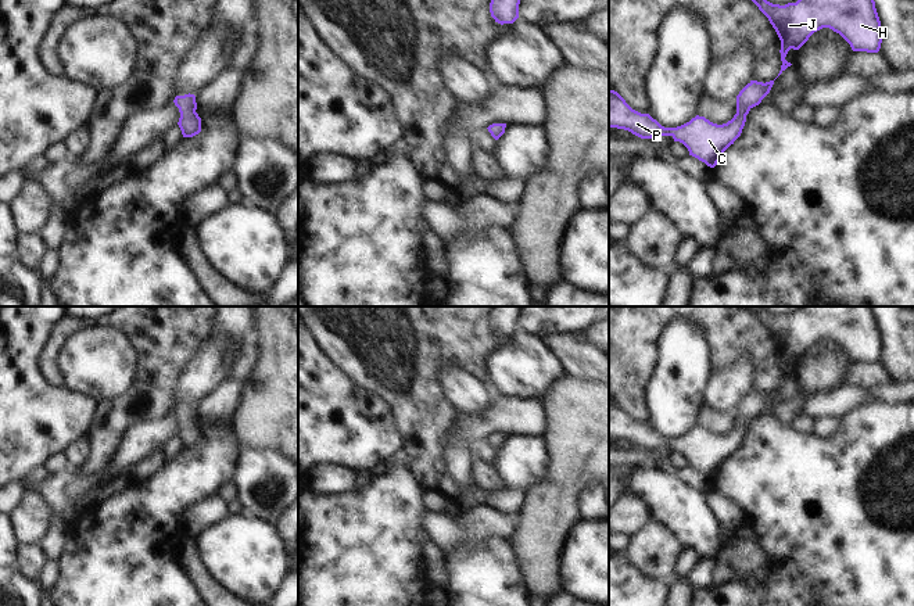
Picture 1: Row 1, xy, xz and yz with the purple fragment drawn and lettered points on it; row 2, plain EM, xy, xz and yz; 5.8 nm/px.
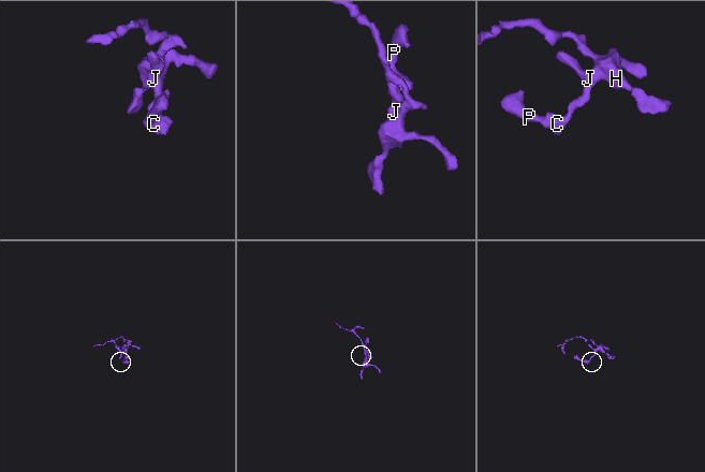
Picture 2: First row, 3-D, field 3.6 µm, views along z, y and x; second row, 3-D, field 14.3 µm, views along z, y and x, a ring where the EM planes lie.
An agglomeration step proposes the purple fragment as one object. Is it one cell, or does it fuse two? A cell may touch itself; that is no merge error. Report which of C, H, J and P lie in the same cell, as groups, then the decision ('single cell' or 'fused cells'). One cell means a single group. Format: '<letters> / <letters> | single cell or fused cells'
C H J P | single cell

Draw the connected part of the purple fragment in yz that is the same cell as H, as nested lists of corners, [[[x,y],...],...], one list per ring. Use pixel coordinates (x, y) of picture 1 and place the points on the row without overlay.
[[[745,306],[752,311],[768,329],[781,351],[781,381],[778,387],[792,374],[785,370],[791,359],[799,361],[809,348],[822,340],[829,338],[839,344],[853,362],[878,363],[883,344],[872,306],[802,306],[796,313],[785,316],[773,315],[764,306]]]

